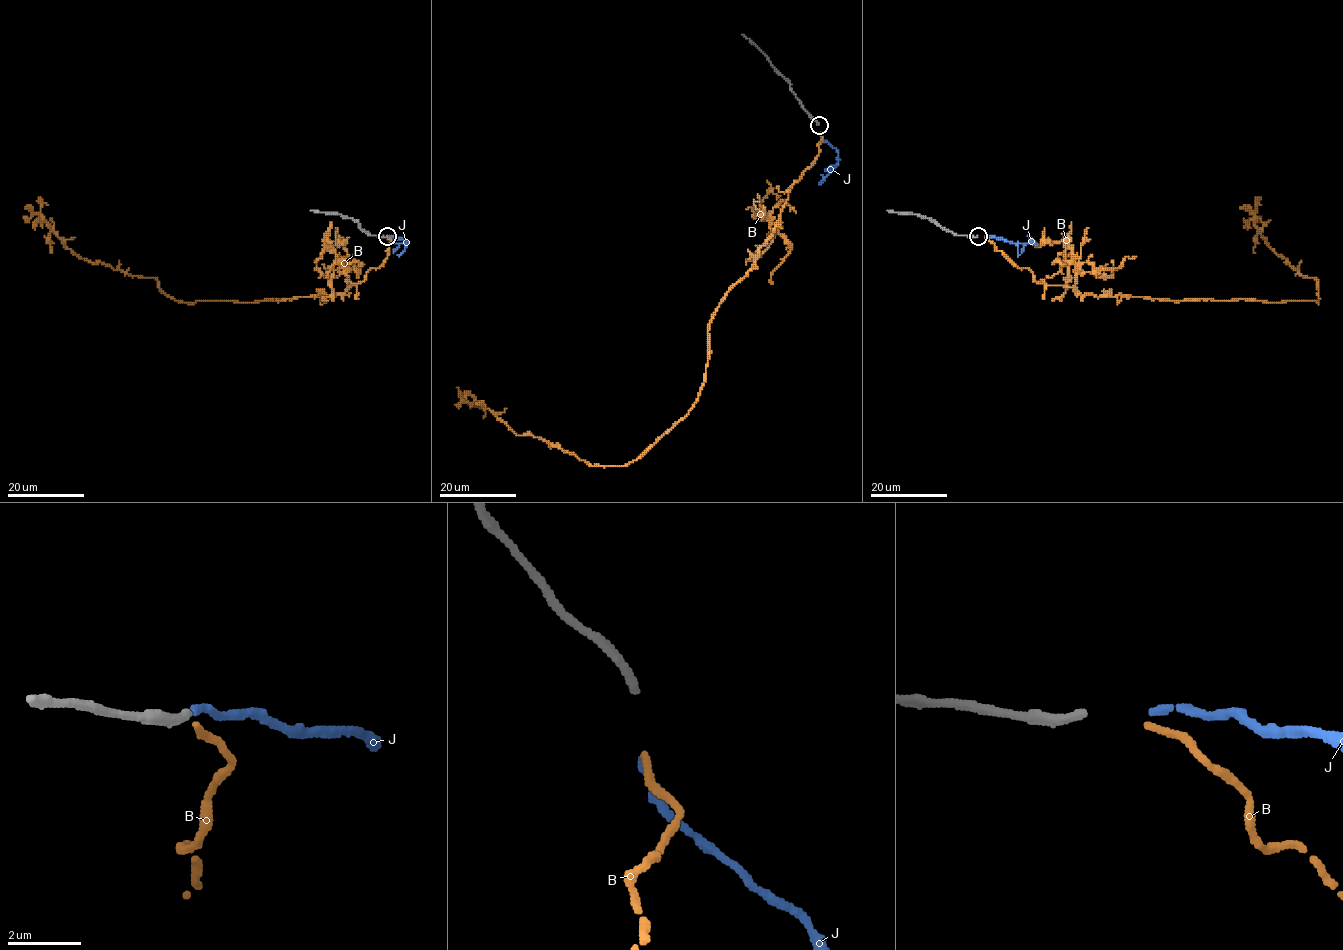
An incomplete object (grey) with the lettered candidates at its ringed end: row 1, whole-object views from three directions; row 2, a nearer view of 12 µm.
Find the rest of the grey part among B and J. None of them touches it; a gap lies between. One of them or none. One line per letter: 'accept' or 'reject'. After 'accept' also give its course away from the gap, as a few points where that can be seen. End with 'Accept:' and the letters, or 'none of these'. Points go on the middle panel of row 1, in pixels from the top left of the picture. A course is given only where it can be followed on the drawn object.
B: reject
J: accept | via (819, 132), (837, 152), (837, 164), (819, 183)
Accept: J

